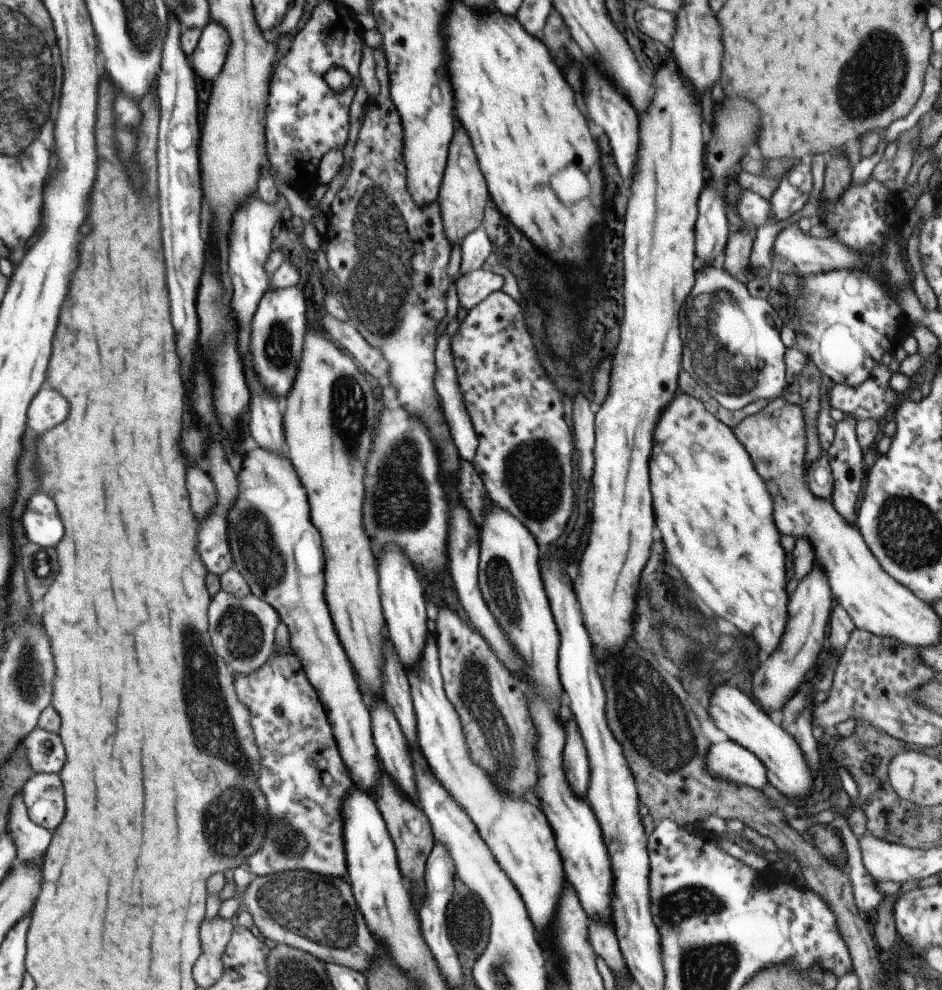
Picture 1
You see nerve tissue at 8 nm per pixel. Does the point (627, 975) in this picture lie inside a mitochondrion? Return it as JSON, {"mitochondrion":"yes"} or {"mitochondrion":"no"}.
{"mitochondrion":"no"}

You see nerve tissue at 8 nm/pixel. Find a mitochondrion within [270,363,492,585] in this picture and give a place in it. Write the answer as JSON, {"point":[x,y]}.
{"point":[399,471]}

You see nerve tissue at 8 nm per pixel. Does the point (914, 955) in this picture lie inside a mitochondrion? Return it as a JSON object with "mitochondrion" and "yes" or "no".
{"mitochondrion":"no"}

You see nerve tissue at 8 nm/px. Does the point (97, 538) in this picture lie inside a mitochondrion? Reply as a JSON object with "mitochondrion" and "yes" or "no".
{"mitochondrion":"no"}

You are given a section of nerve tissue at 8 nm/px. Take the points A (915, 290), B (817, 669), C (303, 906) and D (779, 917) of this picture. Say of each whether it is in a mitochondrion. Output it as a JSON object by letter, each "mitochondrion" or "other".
{"A":"other","B":"other","C":"mitochondrion","D":"other"}

